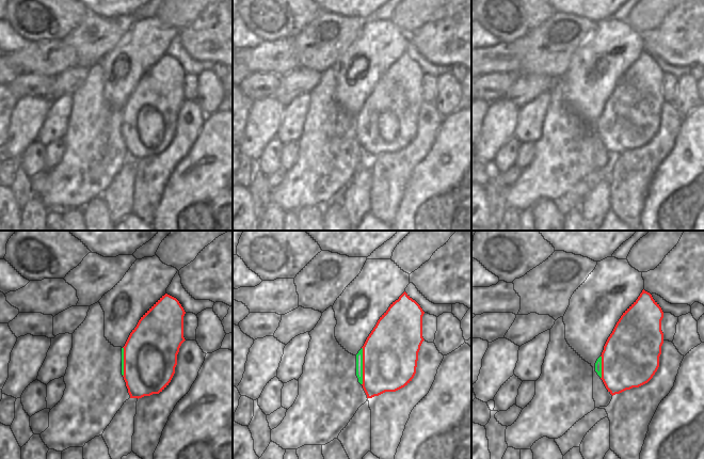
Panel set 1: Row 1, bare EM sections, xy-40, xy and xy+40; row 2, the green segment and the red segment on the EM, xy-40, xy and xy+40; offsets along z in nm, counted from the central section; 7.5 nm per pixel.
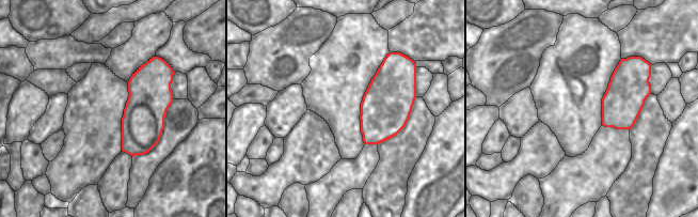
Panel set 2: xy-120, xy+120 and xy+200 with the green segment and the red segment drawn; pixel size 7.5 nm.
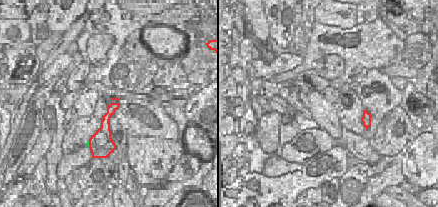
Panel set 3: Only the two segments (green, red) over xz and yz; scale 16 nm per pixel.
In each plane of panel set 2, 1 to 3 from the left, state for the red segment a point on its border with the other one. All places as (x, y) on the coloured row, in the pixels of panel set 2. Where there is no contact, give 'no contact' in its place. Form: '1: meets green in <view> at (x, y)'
1: no contact
2: no contact
3: no contact

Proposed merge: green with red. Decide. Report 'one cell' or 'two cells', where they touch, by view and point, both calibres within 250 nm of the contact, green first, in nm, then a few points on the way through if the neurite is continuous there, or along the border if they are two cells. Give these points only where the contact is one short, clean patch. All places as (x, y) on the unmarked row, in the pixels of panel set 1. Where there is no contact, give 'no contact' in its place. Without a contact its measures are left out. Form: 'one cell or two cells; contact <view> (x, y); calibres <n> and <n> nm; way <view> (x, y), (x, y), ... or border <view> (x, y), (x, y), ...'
two cells; contact xy (362, 127); calibres 50 and 420 nm

